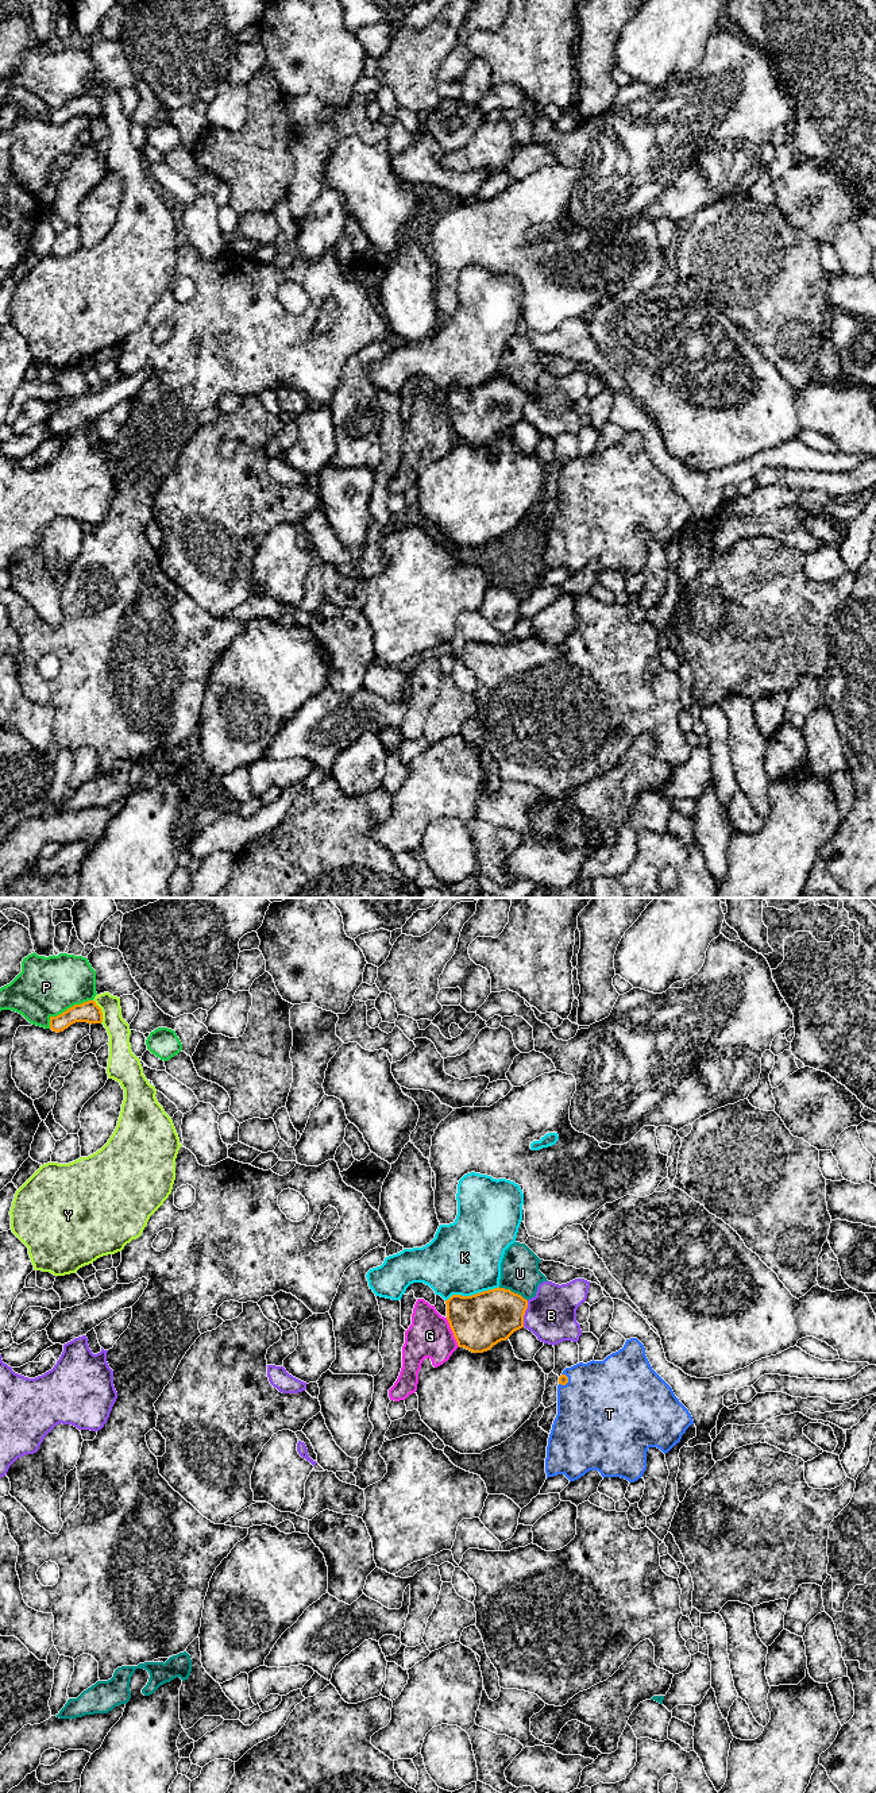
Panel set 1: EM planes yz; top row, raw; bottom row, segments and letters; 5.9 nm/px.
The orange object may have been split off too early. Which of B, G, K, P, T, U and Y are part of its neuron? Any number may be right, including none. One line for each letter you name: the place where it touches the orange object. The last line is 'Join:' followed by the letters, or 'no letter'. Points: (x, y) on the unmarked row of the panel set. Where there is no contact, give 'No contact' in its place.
T: Touches orange at yz (567, 471)
Join: T

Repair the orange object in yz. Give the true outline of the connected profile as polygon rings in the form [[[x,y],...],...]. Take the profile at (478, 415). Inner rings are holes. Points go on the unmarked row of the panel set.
[[[499,379],[471,389],[452,387],[445,397],[458,439],[472,446],[487,444],[522,421],[528,401],[526,392]]]

